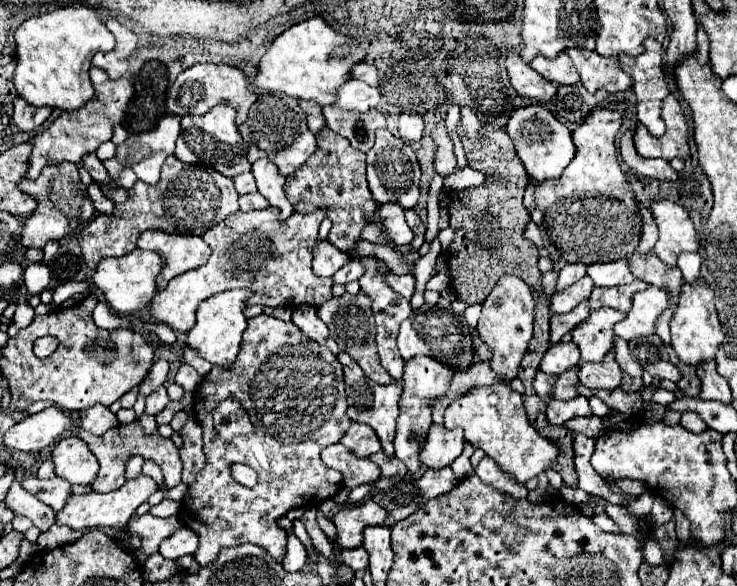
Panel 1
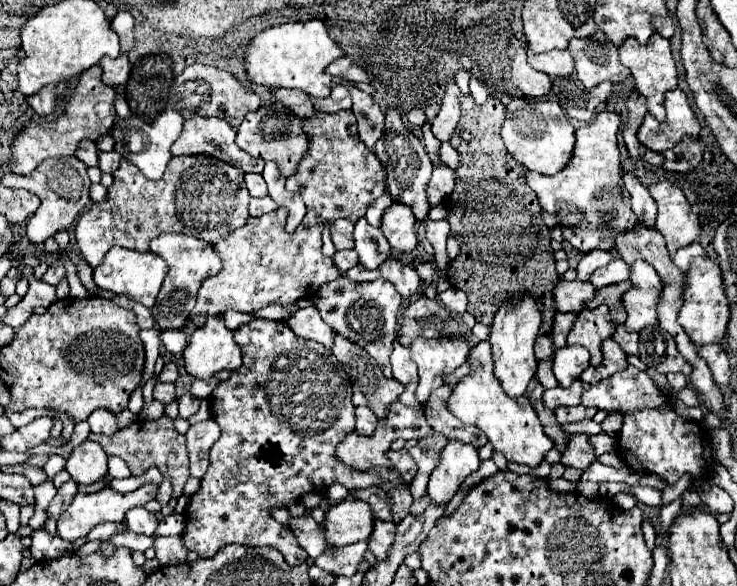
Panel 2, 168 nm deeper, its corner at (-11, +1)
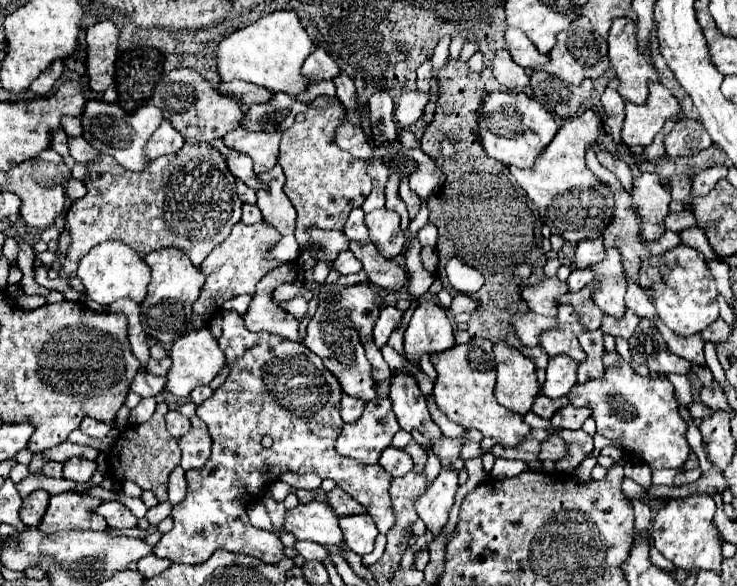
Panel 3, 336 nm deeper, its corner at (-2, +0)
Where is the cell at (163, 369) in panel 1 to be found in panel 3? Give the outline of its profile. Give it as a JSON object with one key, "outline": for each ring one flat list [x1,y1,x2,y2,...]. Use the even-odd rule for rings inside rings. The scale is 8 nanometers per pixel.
{"outline":[[148,358,146,362,146,370,150,374,156,374,156,376,166,376,168,370,170,370,170,358,162,358,162,360,154,360,154,358]]}

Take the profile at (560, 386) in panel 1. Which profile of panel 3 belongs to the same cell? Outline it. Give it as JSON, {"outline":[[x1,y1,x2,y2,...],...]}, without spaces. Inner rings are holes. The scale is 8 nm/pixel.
{"outline":[[538,394,536,400,534,400,534,406,532,406,532,412,536,416,542,416,542,418,548,418,550,420,554,416,554,412,560,410,560,408,564,408,566,404,568,404,568,398,566,396,552,400,552,398,544,396,544,394]]}

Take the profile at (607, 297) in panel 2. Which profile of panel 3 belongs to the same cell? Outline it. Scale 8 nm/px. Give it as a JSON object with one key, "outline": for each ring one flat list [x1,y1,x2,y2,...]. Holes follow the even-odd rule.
{"outline":[[590,282,590,286,582,288,580,292,564,294,558,298,558,304,574,306,574,310,578,314,578,322,582,324,584,330,598,330,602,316,604,316,604,312,592,300,592,290,594,290,594,282]]}

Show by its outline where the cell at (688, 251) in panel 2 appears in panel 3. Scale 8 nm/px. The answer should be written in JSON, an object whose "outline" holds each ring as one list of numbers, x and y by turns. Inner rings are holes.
{"outline":[[662,232,662,238,658,242,646,242,648,250,658,256,658,254,664,254,666,250,674,248,676,244,680,244,680,236,676,232]]}

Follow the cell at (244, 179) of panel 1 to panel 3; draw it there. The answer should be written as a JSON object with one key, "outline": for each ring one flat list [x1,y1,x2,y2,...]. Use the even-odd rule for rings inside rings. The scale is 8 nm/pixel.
{"outline":[[236,182,236,190,238,190,238,196,240,196,240,200,244,204,256,204,256,192,250,190,250,188,246,188,246,184]]}

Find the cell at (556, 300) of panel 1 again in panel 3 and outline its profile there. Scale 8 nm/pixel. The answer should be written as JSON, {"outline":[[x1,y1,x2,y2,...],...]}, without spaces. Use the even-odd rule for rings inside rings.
{"outline":[[546,278,536,286,524,288,522,300,528,304,532,312,542,314,542,316,554,316,558,312,556,298,566,292,568,292,566,282,560,282,558,278]]}

